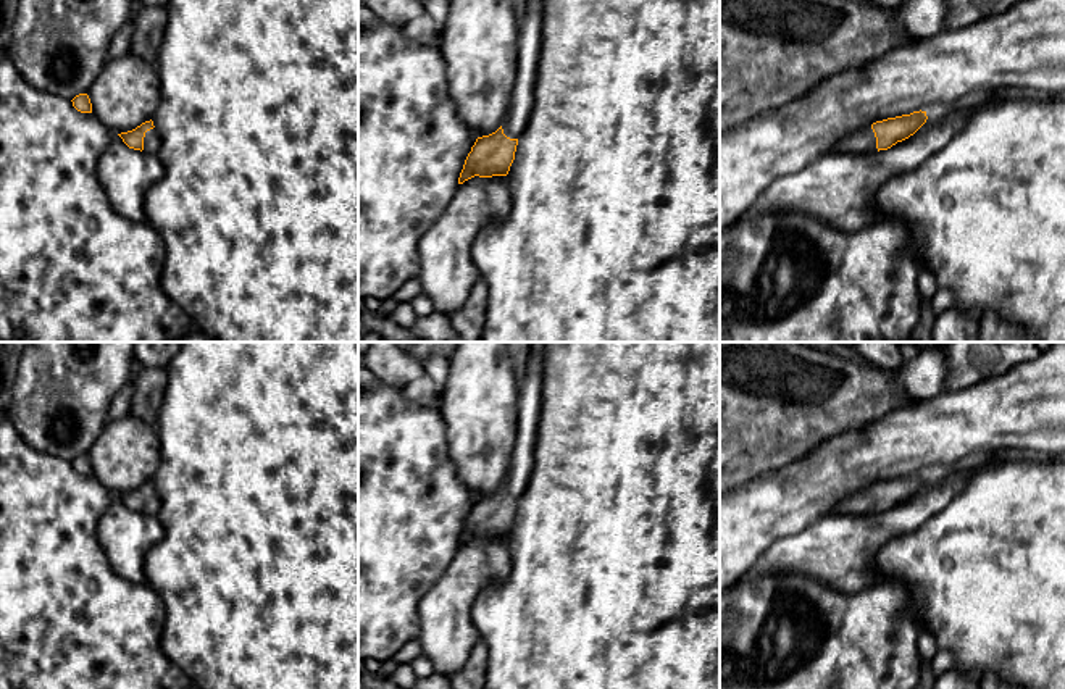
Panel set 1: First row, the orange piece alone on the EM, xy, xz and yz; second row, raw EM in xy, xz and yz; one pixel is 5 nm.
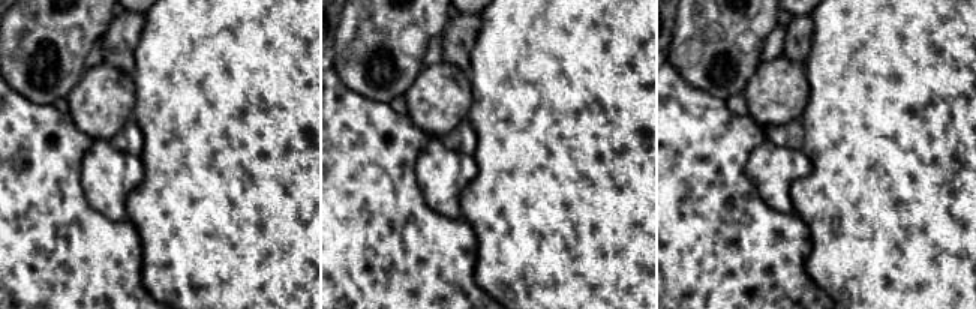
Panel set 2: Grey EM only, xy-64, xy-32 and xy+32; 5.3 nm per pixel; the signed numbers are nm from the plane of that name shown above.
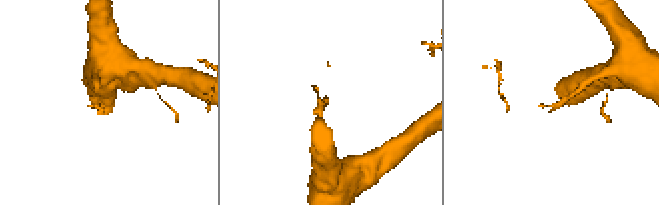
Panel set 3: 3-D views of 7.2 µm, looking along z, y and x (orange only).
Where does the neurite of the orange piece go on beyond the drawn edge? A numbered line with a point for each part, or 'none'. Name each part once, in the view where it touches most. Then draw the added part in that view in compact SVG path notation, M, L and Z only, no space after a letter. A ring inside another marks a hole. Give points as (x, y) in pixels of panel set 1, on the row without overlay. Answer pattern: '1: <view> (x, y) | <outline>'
1: xy (152, 501) | M150 491L145 494L145 499L144 499L144 512L145 515L157 515L160 510L160 497L157 494L157 491Z

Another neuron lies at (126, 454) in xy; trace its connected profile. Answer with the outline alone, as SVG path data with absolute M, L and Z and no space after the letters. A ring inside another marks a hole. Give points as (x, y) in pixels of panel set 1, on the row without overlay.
M132 415L108 420L87 457L92 474L115 497L132 492L160 466L157 428Z

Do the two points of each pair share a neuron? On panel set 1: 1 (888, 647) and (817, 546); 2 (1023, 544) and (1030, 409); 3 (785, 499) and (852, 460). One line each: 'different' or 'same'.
1: different
2: different
3: same

